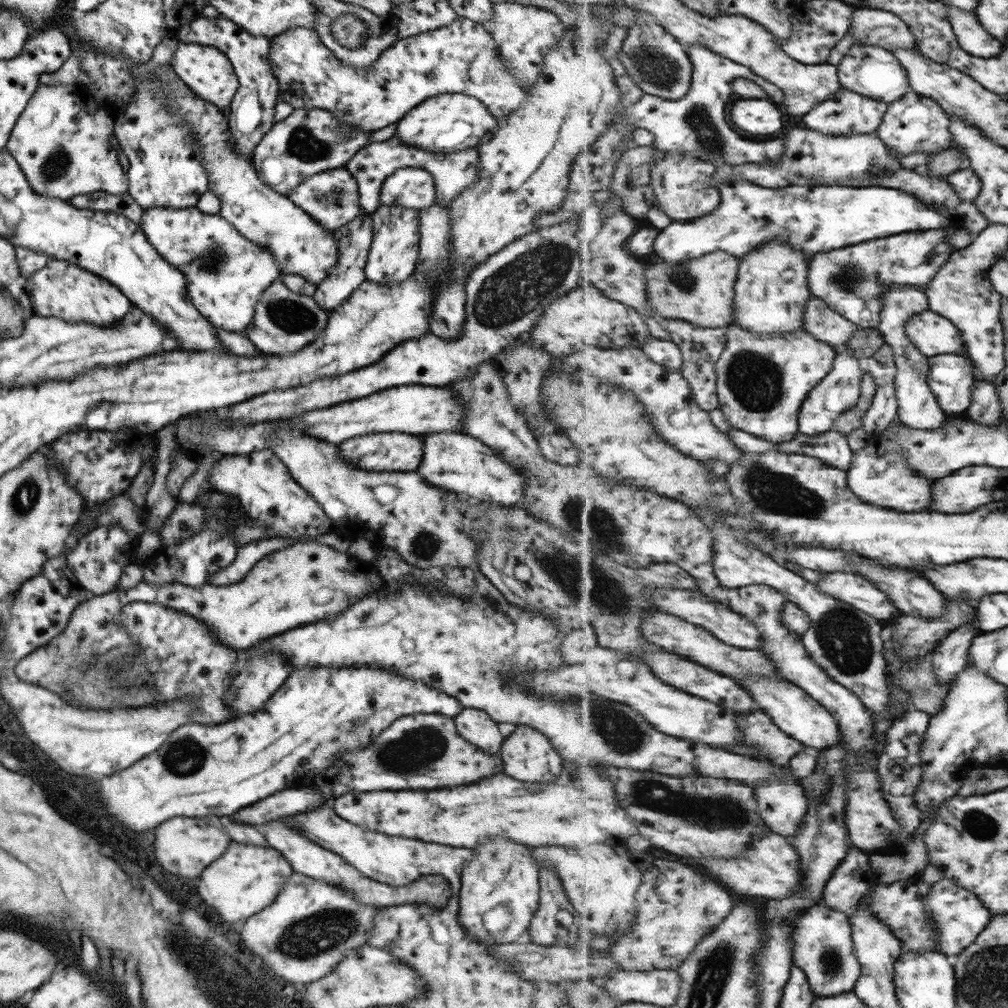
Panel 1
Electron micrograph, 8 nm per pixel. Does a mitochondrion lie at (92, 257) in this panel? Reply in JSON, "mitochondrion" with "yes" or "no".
{"mitochondrion":"no"}

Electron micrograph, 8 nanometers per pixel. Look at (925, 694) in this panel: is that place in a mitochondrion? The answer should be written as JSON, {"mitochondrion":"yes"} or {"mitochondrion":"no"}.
{"mitochondrion":"yes"}

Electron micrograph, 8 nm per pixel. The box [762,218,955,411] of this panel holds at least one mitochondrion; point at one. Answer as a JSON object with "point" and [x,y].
{"point":[846,279]}

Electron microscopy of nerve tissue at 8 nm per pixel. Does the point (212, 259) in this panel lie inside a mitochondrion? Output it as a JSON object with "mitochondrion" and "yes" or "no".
{"mitochondrion":"yes"}

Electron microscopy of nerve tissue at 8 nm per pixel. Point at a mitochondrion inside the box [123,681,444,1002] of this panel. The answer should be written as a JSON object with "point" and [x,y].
{"point":[307,938]}

